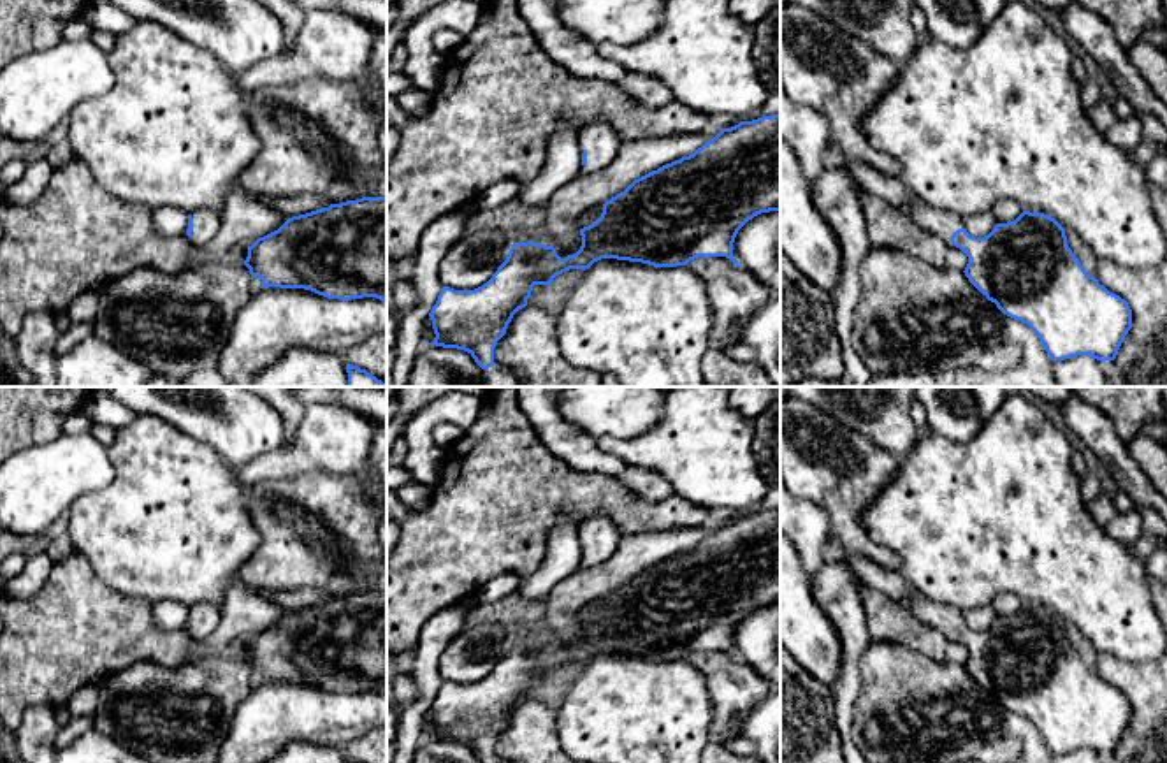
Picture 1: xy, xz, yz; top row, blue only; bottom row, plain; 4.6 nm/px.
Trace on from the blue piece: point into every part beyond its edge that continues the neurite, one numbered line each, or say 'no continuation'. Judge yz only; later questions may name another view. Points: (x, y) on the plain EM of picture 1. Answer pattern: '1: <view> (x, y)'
1: yz (944, 617)

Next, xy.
1: xy (206, 616)

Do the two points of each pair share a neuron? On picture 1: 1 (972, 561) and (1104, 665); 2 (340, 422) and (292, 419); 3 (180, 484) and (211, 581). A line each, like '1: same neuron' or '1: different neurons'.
1: different neurons
2: different neurons
3: same neuron

